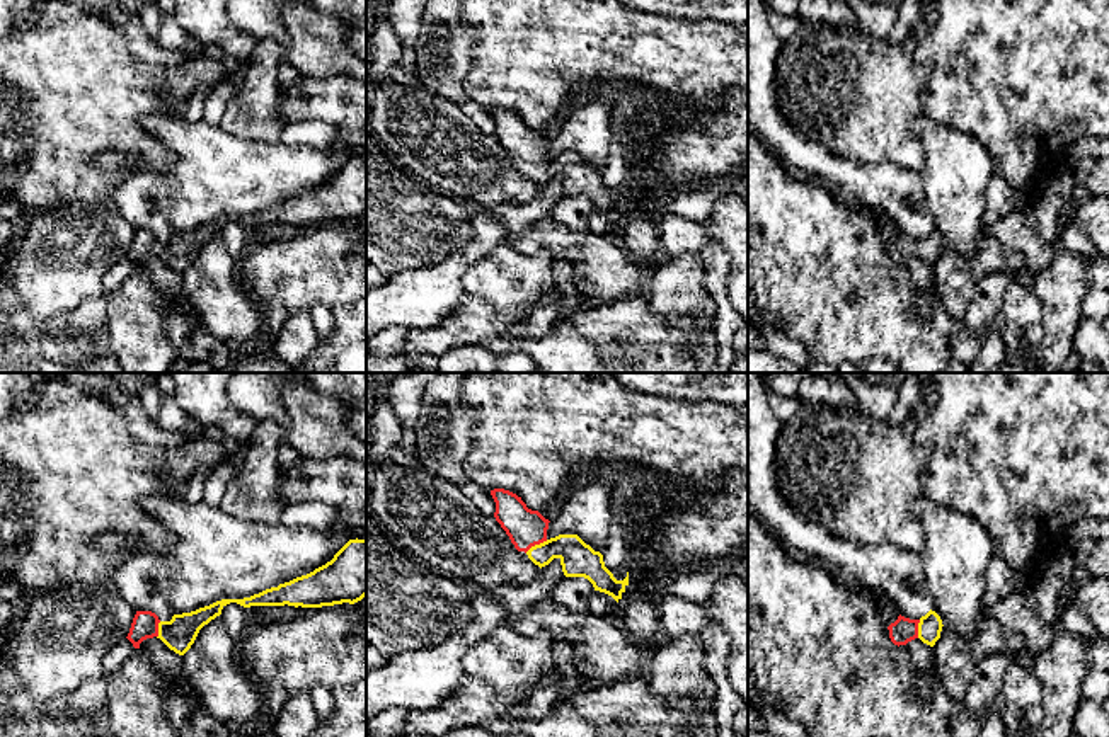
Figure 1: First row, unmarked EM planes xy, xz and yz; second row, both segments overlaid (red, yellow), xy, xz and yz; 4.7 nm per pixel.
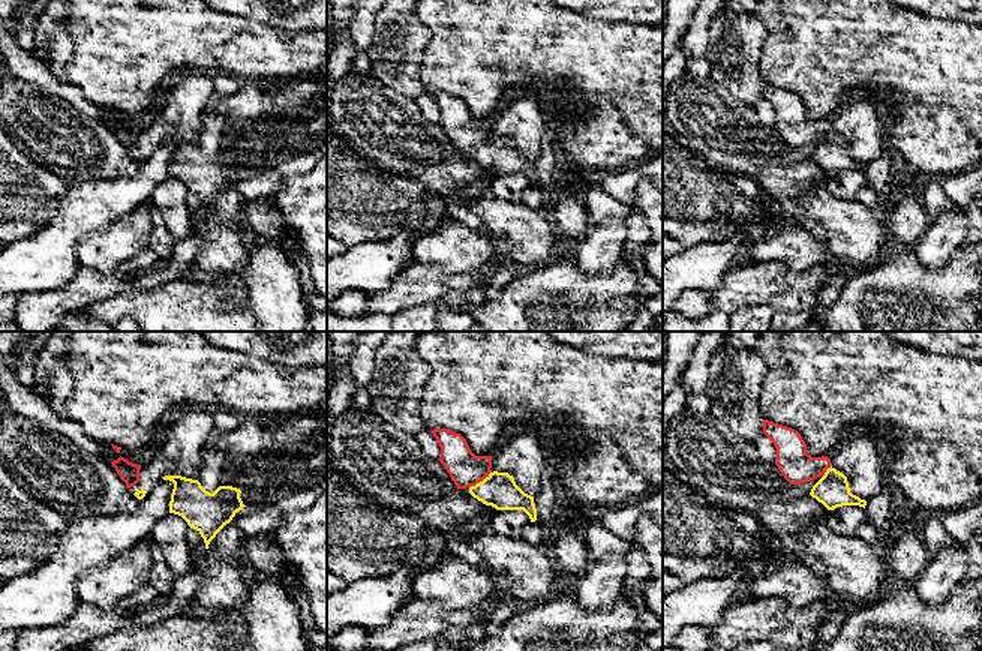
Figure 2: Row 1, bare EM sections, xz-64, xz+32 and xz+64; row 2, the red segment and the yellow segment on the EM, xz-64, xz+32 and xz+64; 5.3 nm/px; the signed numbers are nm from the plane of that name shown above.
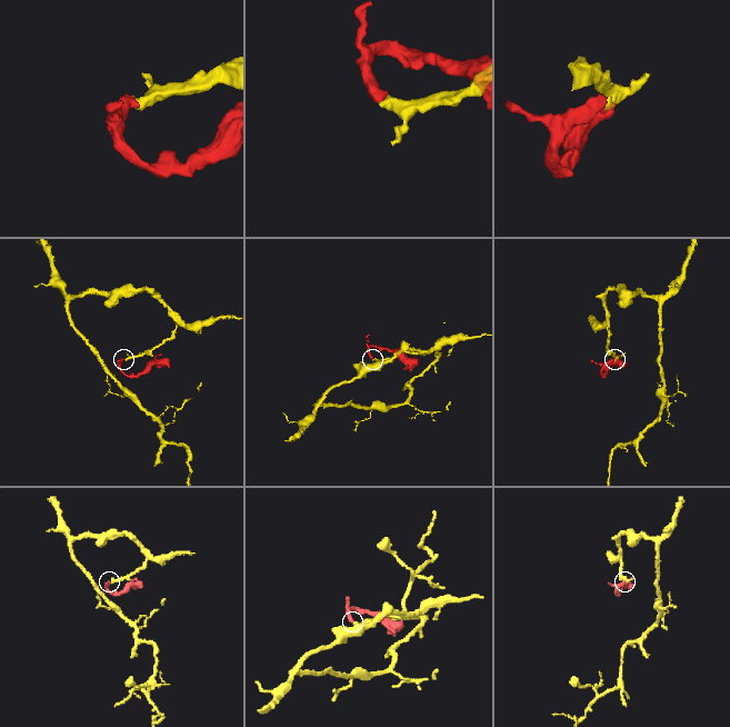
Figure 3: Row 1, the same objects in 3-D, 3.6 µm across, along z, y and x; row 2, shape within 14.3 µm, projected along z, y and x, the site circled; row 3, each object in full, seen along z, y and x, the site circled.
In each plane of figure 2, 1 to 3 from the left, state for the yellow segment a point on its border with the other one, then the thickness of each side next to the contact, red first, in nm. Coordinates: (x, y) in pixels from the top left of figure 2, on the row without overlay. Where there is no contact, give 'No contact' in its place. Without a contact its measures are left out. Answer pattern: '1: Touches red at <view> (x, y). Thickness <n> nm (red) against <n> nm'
1: No contact
2: Touches red at xz+32 (480, 144). Thickness 180 nm (red) against 190 nm
3: Touches red at xz+64 (825, 135). Thickness 180 nm (red) against 180 nm

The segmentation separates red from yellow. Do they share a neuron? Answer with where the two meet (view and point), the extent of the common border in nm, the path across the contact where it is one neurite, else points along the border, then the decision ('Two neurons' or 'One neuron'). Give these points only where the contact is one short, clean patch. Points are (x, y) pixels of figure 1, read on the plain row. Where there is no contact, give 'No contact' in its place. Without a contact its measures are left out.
Touches red at xz (535, 162). Shared border 130 nm. Path across: xz (525, 147), (535, 162), (568, 167), (578, 177). One neuron

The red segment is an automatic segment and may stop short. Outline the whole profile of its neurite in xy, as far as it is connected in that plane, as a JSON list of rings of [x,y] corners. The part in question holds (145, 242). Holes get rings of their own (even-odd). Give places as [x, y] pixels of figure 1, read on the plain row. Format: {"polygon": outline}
{"polygon": [[[349,158],[330,180],[313,191],[296,196],[278,206],[266,208],[244,218],[221,218],[191,231],[174,233],[160,240],[152,230],[136,230],[128,259],[135,267],[147,257],[160,257],[170,269],[184,274],[194,262],[199,249],[221,233],[221,228],[237,221],[250,225],[302,225],[322,226],[349,221],[366,214],[366,158]]]}

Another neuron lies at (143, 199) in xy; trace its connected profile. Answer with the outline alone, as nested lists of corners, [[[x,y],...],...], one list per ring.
[[[138,172],[119,184],[109,201],[136,230],[152,230],[160,240],[170,240],[172,192],[174,179],[169,174]]]

